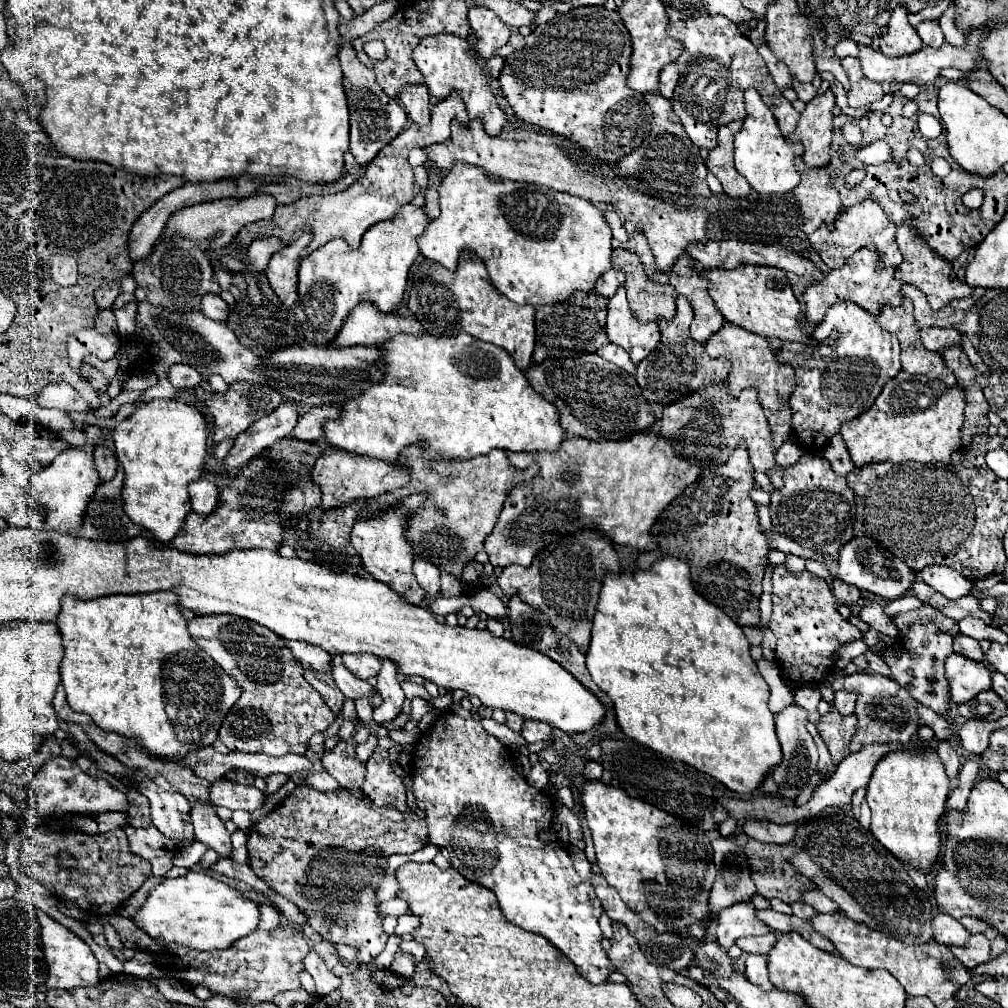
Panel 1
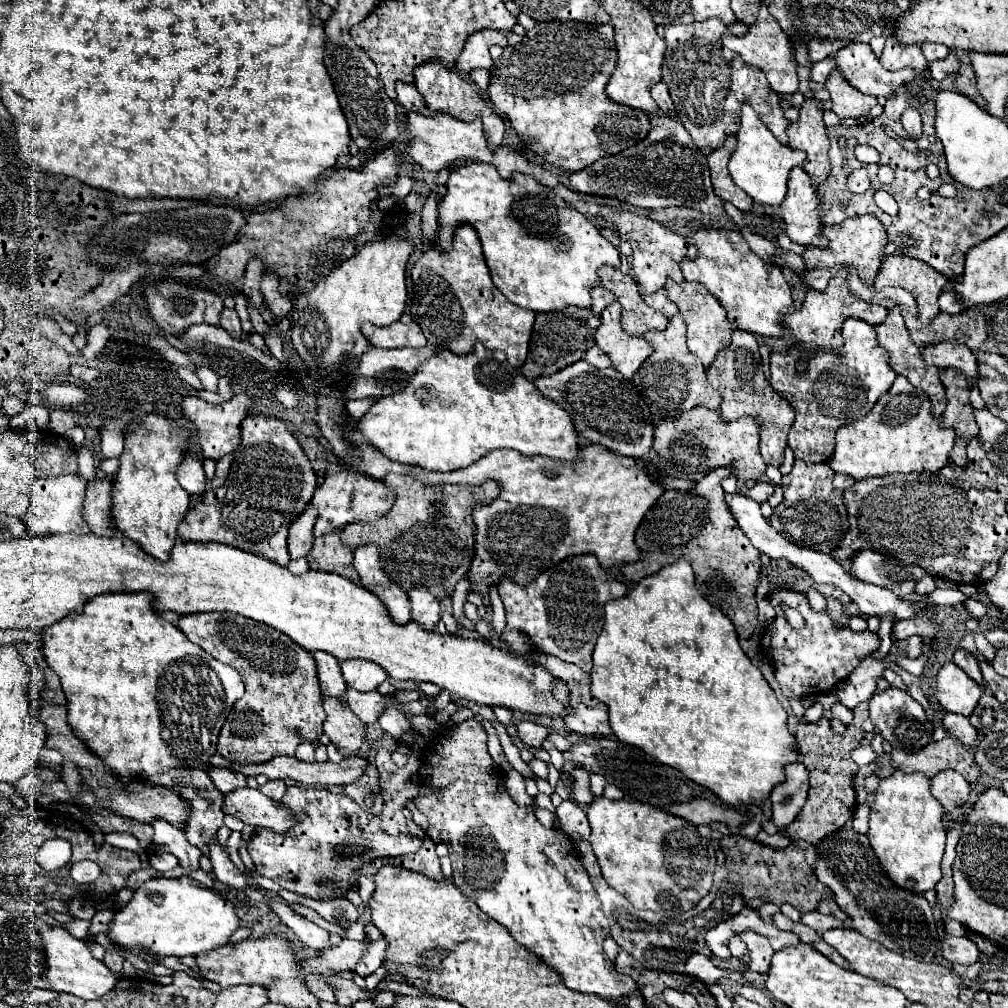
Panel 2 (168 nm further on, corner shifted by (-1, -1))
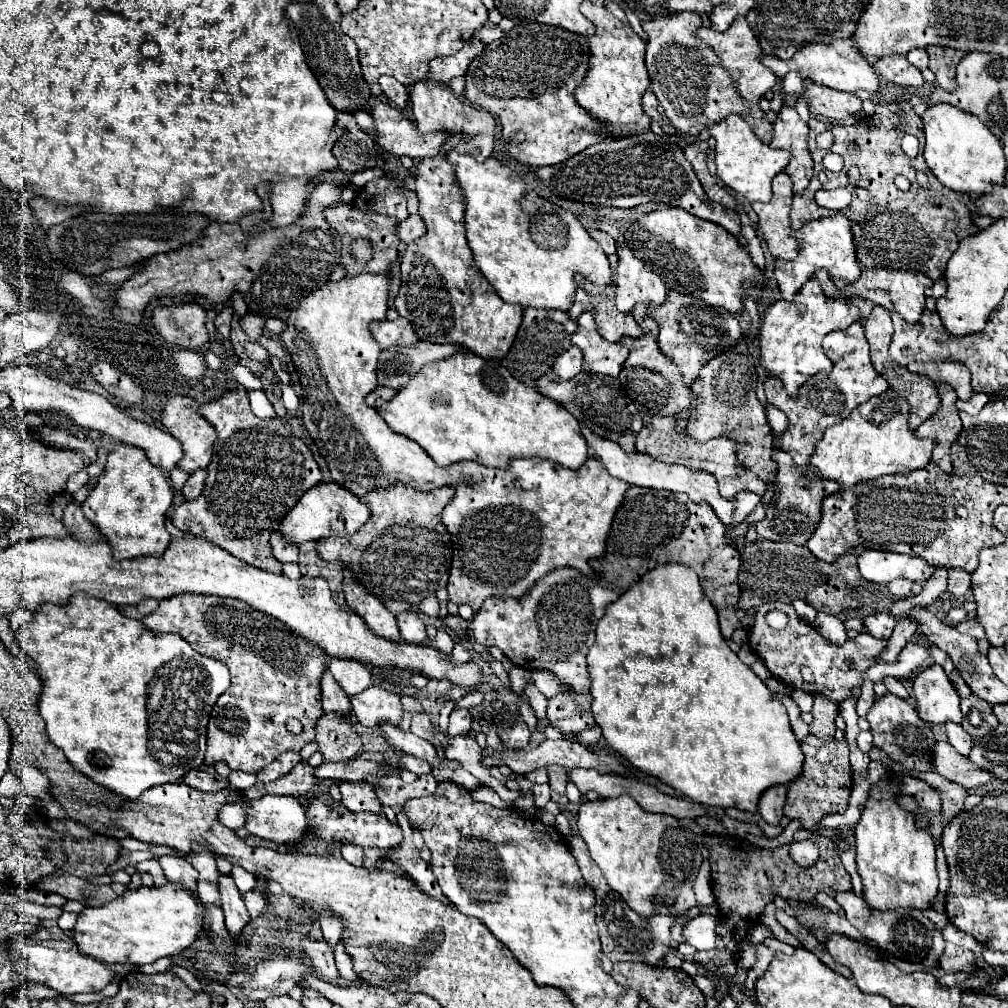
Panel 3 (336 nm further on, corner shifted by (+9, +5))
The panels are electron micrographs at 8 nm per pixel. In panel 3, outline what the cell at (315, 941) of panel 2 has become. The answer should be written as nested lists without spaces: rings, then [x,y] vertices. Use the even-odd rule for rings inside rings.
[[[302,936],[300,946],[304,954],[310,958],[310,964],[314,970],[324,976],[324,980],[334,980],[338,976],[336,962],[334,962],[334,950],[326,940],[314,940],[312,936]]]

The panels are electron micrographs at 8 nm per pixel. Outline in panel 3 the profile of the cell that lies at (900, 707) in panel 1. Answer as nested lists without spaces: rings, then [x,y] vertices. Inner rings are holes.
[[[888,692],[872,704],[866,720],[872,726],[870,732],[874,734],[874,744],[880,746],[894,762],[900,762],[906,768],[918,772],[930,770],[930,750],[934,750],[936,740],[930,730],[930,724],[918,716],[918,710],[910,704],[910,700],[898,698]]]

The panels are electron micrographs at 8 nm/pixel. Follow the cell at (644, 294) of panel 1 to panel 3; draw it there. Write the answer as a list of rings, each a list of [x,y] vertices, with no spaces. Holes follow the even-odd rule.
[[[576,274],[576,284],[580,288],[586,288],[588,294],[592,294],[594,310],[596,310],[596,324],[598,332],[608,342],[618,342],[622,336],[642,336],[644,330],[634,320],[630,312],[618,312],[614,306],[616,298],[616,284],[608,284],[604,288],[594,286],[590,280],[586,280],[582,274]]]

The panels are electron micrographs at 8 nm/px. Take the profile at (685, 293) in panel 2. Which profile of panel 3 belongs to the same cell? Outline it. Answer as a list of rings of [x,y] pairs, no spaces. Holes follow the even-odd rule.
[[[676,290],[668,292],[664,304],[650,306],[648,314],[660,324],[660,350],[680,366],[682,378],[688,386],[698,378],[698,372],[706,364],[706,360],[722,354],[722,350],[728,350],[736,340],[742,338],[740,324],[732,314],[726,314],[726,310],[718,310],[718,314],[708,312],[708,308],[700,304],[700,300],[694,300],[690,294],[680,294]]]

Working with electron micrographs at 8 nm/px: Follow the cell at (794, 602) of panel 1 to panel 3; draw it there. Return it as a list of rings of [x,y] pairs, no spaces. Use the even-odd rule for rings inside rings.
[[[772,602],[756,608],[756,622],[750,630],[748,640],[752,650],[758,654],[758,658],[764,660],[772,676],[786,682],[792,688],[800,688],[810,694],[826,694],[834,702],[846,700],[850,696],[850,690],[854,686],[860,686],[864,670],[874,664],[870,662],[870,658],[876,658],[878,650],[882,650],[882,646],[886,644],[886,640],[878,640],[872,634],[862,632],[856,638],[846,640],[844,644],[838,646],[826,640],[822,634],[818,634],[818,630],[812,624],[802,620],[792,604],[784,604],[784,602]],[[772,608],[780,608],[790,616],[790,624],[784,630],[772,630],[768,626],[766,614]],[[848,662],[852,662],[854,666],[848,666]]]

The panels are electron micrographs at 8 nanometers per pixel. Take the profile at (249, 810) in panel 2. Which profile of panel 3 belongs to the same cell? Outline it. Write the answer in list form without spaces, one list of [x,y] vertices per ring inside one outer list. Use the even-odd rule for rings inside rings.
[[[230,788],[228,792],[228,804],[238,802],[242,810],[246,812],[246,830],[254,836],[266,838],[266,840],[276,840],[276,842],[292,842],[292,844],[304,844],[304,836],[308,832],[308,818],[304,814],[302,804],[294,796],[274,796],[266,794],[258,800],[248,800],[244,798],[242,790]]]

